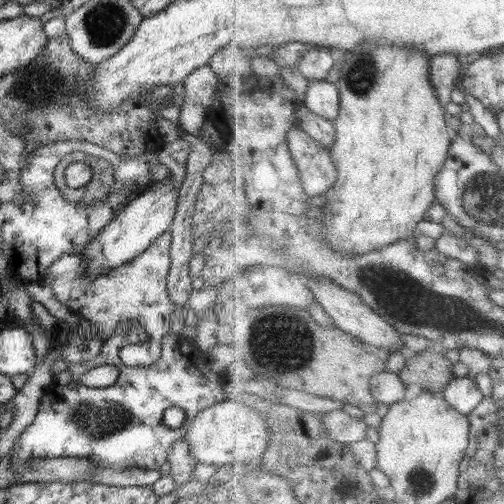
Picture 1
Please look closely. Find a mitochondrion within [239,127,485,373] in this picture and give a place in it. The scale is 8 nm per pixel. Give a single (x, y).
(270, 341)

